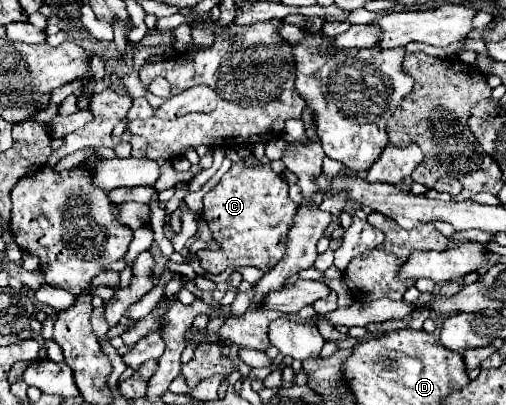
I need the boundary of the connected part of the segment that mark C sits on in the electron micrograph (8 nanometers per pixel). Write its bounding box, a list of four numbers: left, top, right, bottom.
[197,163,297,273]

